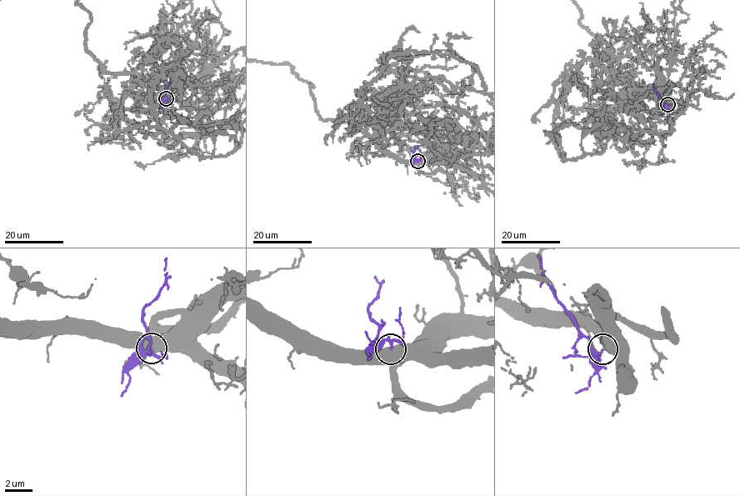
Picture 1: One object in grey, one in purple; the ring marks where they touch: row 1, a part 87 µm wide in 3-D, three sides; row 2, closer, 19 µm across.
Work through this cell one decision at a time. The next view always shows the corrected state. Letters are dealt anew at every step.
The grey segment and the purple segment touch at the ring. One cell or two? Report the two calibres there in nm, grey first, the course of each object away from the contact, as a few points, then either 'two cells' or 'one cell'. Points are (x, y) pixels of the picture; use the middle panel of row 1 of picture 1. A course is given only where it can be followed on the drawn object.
800/160 nm | grey via (417, 161), (397, 161), (369, 122), (352, 115), (324, 120), (313, 86), (286, 63) | purple via (417, 161), (412, 152), (414, 145) | one cell

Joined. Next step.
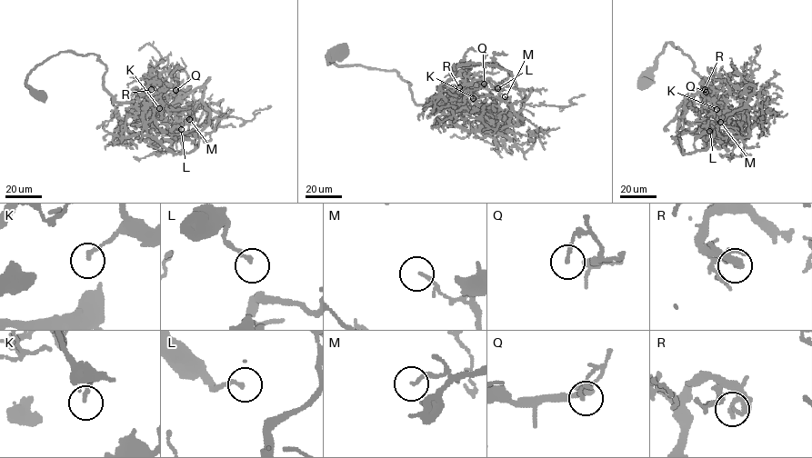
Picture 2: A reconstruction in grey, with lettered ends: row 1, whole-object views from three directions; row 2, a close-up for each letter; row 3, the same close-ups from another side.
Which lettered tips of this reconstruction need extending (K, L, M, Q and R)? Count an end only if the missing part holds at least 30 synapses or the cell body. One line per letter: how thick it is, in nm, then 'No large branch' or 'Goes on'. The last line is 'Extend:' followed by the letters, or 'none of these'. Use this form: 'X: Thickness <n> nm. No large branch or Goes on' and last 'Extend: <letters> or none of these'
K: Thickness 150 nm. No large branch
L: Thickness 180 nm. No large branch
M: Thickness 120 nm. No large branch
Q: Thickness 120 nm. No large branch
R: Thickness 280 nm. No large branch
Extend: none of these

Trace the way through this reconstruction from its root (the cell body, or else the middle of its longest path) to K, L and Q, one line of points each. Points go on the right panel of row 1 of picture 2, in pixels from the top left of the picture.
K: (644, 84), (670, 43), (713, 86), (711, 99), (722, 105), (716, 107), (715, 100), (716, 109)
L: (644, 84), (666, 43), (679, 47), (713, 86), (711, 99), (722, 105), (696, 130), (709, 131)
Q: (644, 84), (667, 42), (694, 62), (693, 70), (714, 87), (711, 99), (722, 106), (716, 107), (706, 92)

